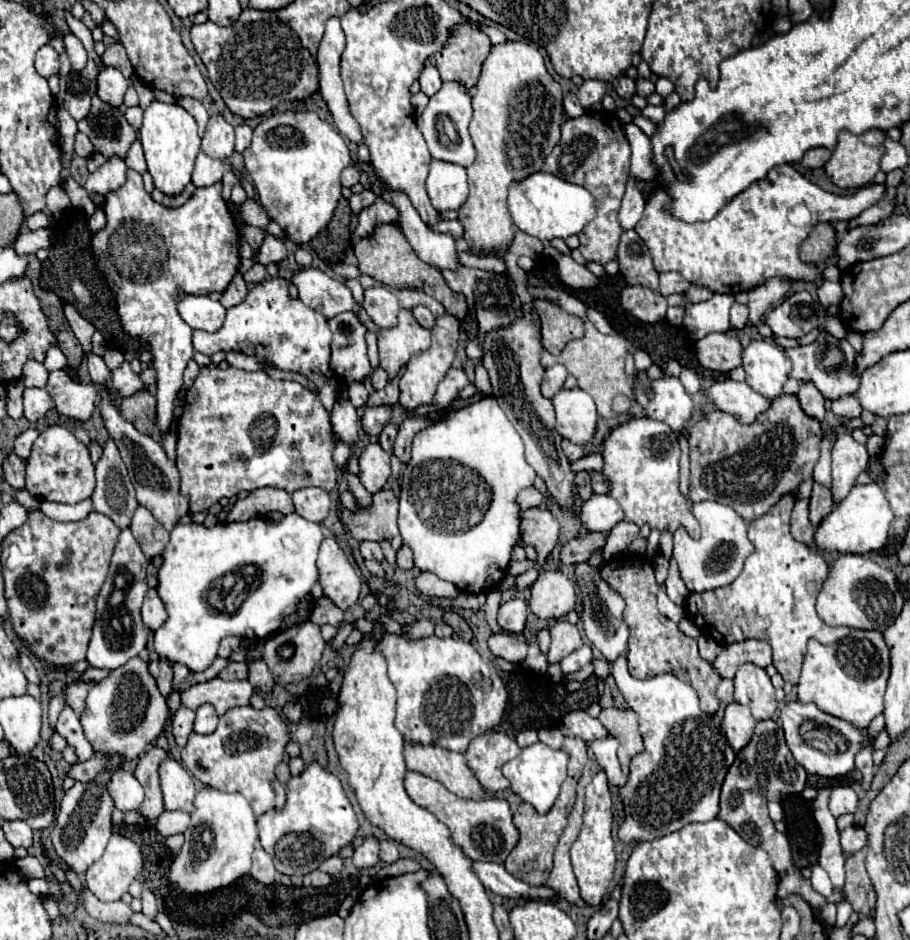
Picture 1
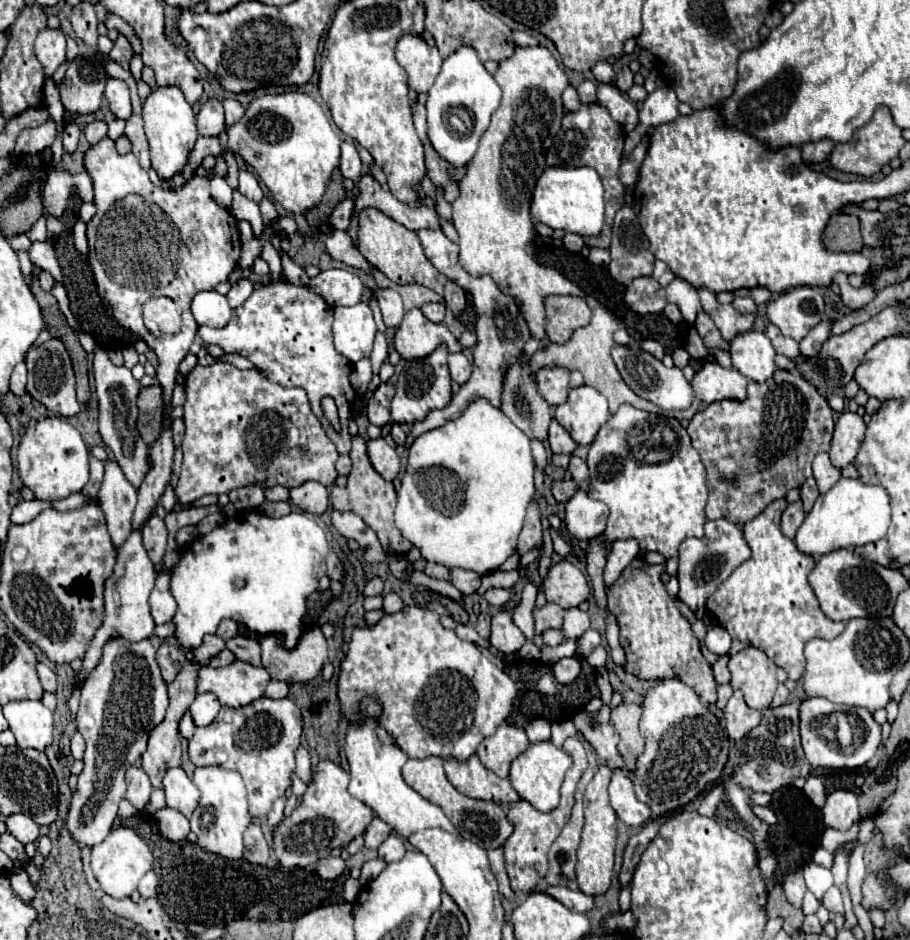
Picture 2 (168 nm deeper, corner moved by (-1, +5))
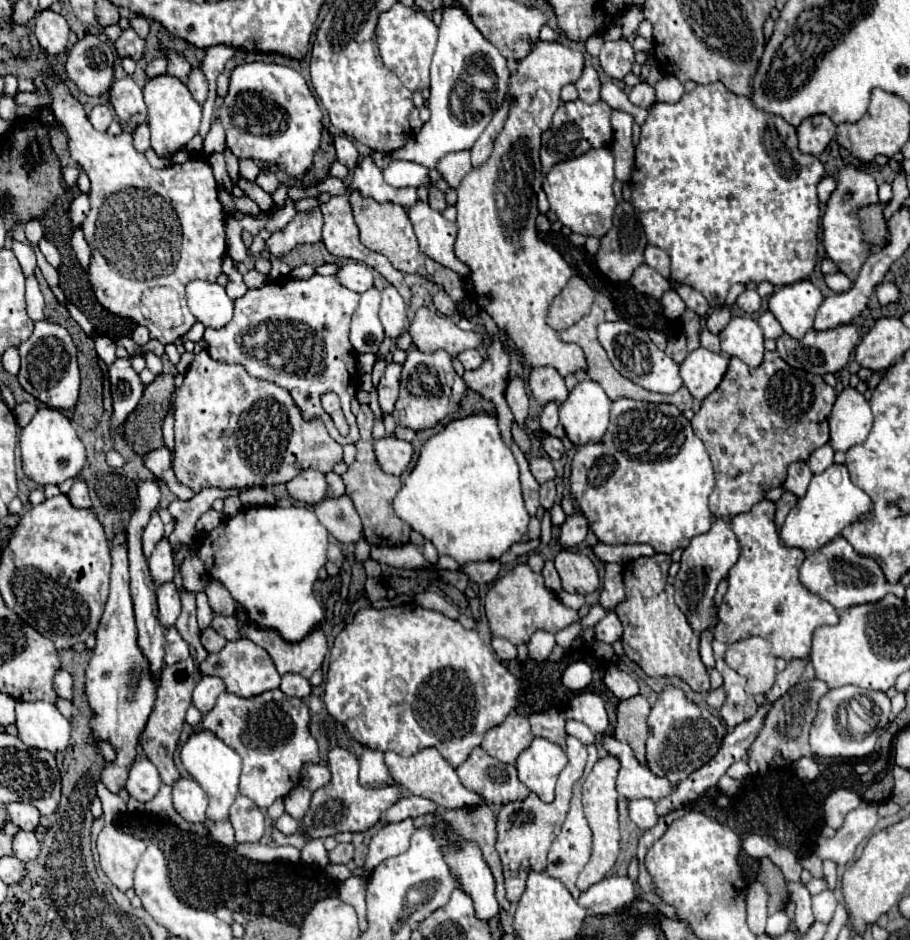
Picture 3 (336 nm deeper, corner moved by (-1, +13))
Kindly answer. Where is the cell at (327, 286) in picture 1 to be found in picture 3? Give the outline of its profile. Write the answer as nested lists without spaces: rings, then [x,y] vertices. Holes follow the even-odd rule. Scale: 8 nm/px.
[[[345,263],[339,267],[335,277],[343,287],[355,293],[363,293],[373,287],[373,273],[365,263]]]

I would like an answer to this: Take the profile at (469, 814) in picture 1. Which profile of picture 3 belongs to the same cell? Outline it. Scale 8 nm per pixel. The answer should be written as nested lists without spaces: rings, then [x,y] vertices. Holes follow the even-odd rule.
[[[423,749],[411,757],[401,757],[395,751],[385,753],[387,767],[393,775],[393,779],[405,787],[405,791],[411,791],[411,795],[419,795],[425,799],[431,799],[433,803],[439,805],[439,809],[475,809],[477,805],[483,803],[483,797],[465,789],[455,773],[455,769],[443,759],[443,755],[435,749]]]

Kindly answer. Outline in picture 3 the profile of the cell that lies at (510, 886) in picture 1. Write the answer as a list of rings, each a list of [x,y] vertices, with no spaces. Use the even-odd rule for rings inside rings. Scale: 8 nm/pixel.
[[[605,877],[603,881],[591,885],[577,899],[591,915],[609,915],[619,907],[641,899],[637,895],[637,883],[629,877]]]

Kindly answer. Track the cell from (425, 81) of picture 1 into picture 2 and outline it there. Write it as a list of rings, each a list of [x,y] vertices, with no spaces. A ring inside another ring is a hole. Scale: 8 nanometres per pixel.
[[[403,35],[395,47],[395,59],[403,65],[407,73],[409,89],[417,93],[427,93],[435,83],[435,77],[441,69],[441,55],[435,45],[429,45],[423,37]]]

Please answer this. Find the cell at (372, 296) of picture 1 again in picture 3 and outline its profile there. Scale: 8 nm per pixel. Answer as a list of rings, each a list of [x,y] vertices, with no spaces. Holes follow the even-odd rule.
[[[389,285],[381,291],[381,311],[379,319],[383,323],[385,335],[397,339],[407,329],[407,315],[405,315],[405,301],[399,291]]]

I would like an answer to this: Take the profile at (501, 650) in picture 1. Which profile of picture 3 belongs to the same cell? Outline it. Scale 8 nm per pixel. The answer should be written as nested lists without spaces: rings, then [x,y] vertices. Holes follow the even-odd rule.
[[[517,565],[507,575],[495,581],[485,597],[485,613],[491,633],[495,637],[509,639],[513,645],[529,641],[531,635],[539,629],[557,633],[559,629],[579,621],[577,611],[565,607],[555,593],[547,591],[543,585],[543,577],[539,573],[533,573],[527,565]]]

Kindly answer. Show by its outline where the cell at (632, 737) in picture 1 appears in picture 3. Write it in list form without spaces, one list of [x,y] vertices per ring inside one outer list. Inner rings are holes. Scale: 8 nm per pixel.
[[[635,695],[627,701],[621,701],[617,707],[617,727],[615,739],[629,743],[633,755],[639,763],[645,763],[645,739],[647,739],[647,715],[651,705],[643,695]]]

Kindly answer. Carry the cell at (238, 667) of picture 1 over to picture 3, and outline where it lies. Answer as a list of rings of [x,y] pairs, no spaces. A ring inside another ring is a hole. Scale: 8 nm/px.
[[[211,627],[201,631],[201,643],[209,653],[219,653],[227,645],[227,641],[223,637],[219,637],[219,633],[215,633],[215,629],[211,629]]]

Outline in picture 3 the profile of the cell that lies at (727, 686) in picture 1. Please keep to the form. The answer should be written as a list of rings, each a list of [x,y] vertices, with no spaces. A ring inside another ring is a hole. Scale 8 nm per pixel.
[[[719,687],[719,689],[711,689],[709,693],[707,693],[707,705],[711,705],[711,707],[721,707],[723,705],[723,701],[725,701],[725,689],[723,687]]]

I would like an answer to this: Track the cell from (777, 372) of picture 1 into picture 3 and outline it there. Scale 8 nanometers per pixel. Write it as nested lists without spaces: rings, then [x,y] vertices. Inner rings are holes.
[[[733,317],[719,335],[721,351],[729,357],[739,357],[749,367],[759,367],[765,357],[765,337],[755,319]]]

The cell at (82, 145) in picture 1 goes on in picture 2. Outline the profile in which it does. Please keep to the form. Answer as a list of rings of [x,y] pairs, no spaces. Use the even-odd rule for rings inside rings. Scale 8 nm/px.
[[[93,121],[93,123],[89,123],[87,129],[85,129],[85,135],[87,135],[87,141],[91,145],[99,143],[107,135],[107,123],[105,121]]]

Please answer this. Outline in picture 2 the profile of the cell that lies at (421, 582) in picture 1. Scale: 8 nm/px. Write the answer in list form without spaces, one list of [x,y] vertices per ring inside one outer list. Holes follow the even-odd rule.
[[[427,563],[425,573],[427,573],[429,577],[435,577],[435,579],[443,579],[443,581],[449,579],[449,569],[443,567],[443,565],[437,565],[437,563]]]

